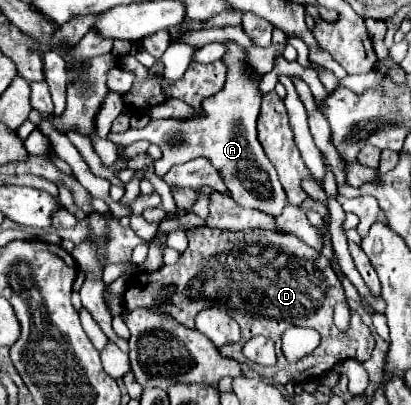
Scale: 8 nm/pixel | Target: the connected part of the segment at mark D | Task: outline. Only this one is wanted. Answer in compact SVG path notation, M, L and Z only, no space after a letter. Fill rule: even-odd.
M189 228L189 230L185 230L185 234L187 234L187 240L189 240L189 248L181 254L177 264L163 266L155 274L143 270L143 272L137 272L135 276L131 276L129 286L123 294L127 310L147 306L147 308L153 308L155 312L171 314L177 322L181 322L185 326L193 326L193 318L195 318L197 312L201 312L201 308L215 306L215 308L225 310L239 324L241 340L231 344L231 346L223 346L223 354L227 358L237 360L237 362L249 364L257 374L261 374L263 378L269 378L275 384L287 384L289 380L305 382L309 378L323 376L337 362L341 362L345 358L355 358L359 362L369 360L369 356L375 348L375 338L373 338L371 330L363 324L361 317L354 312L351 312L350 326L345 334L335 328L333 306L335 306L337 300L345 300L343 286L341 286L339 278L335 276L329 260L323 254L305 246L303 240L289 236L289 234L271 234L271 232L263 232L263 240L261 240L261 236L249 238L247 232L231 234L231 232L217 232L213 228ZM289 326L315 328L321 334L321 344L309 356L299 360L297 364L289 364L285 360L285 356L281 354L281 336L283 336L285 328L289 328ZM255 334L263 334L263 336L267 336L275 342L275 350L277 350L277 364L275 366L269 366L269 368L257 366L253 362L247 362L245 356L241 354L241 346L245 344L245 340L253 338Z

